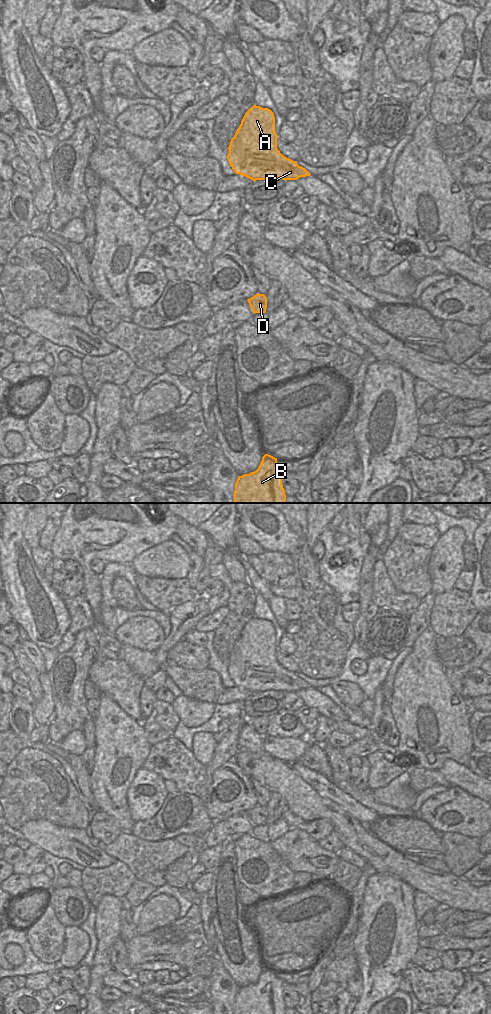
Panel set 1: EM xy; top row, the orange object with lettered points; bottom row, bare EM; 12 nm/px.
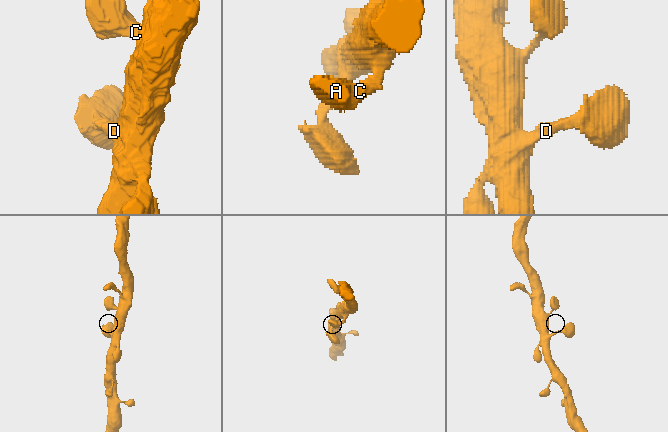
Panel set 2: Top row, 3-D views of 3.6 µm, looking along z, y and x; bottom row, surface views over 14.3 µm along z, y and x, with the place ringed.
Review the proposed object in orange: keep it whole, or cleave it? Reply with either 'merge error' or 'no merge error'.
no merge error

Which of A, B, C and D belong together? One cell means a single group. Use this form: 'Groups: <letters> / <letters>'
Groups: A B C D.

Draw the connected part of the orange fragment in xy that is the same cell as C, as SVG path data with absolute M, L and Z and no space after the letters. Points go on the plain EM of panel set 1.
M253 617L244 627L239 640L230 653L227 671L236 686L253 693L267 690L297 692L311 686L303 679L280 665L277 661L274 625L268 620Z

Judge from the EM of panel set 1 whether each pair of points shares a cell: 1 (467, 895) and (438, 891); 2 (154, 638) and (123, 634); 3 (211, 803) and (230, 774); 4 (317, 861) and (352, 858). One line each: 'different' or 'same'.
1: same
2: same
3: same
4: different

